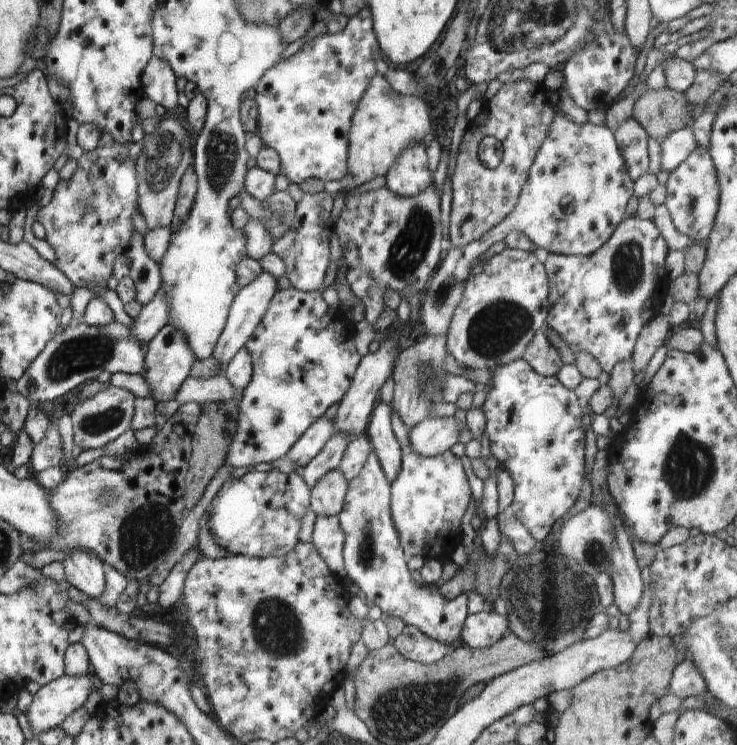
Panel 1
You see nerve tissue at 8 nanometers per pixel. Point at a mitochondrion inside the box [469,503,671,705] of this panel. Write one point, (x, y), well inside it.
(549, 597)

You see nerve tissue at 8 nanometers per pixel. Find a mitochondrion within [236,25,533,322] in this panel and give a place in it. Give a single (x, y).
(408, 251)

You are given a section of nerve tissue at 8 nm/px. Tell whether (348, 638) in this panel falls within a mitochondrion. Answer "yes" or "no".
no

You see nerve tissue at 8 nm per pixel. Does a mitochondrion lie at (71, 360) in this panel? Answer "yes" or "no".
yes

